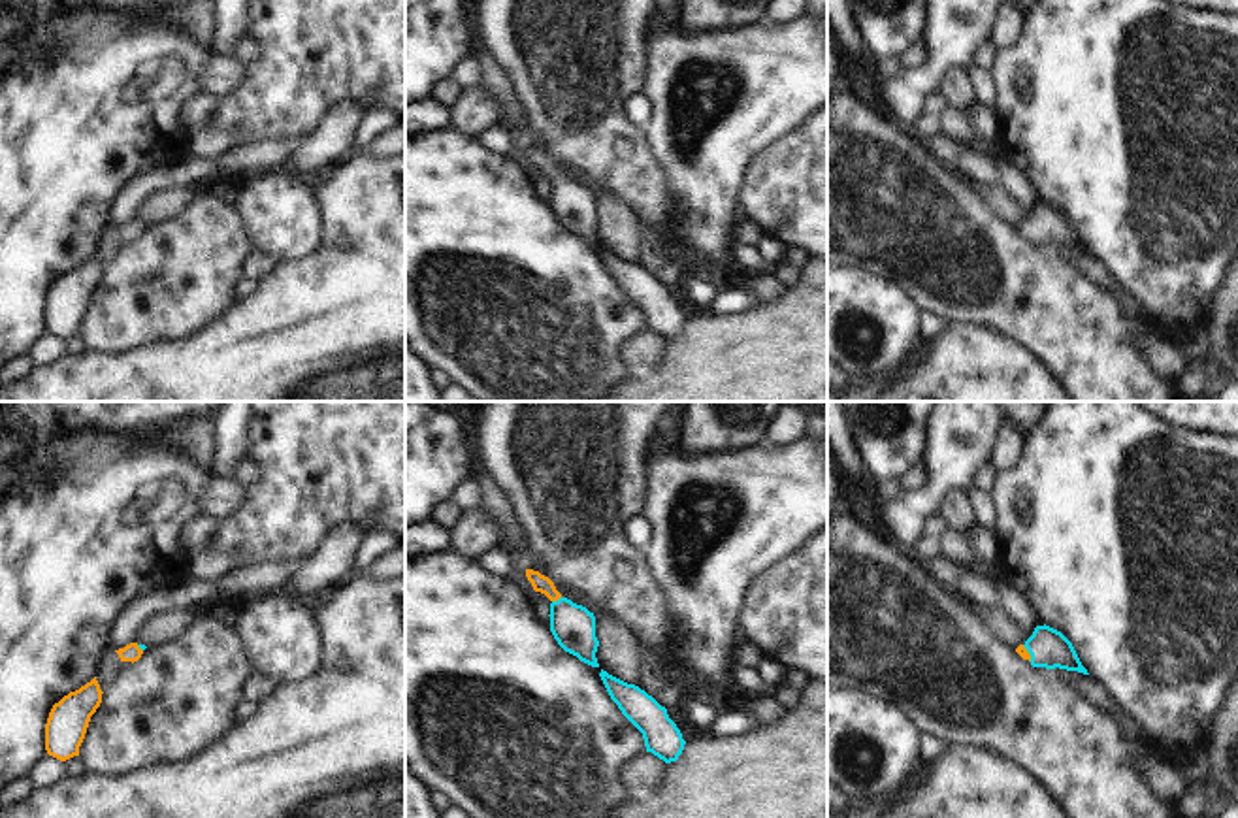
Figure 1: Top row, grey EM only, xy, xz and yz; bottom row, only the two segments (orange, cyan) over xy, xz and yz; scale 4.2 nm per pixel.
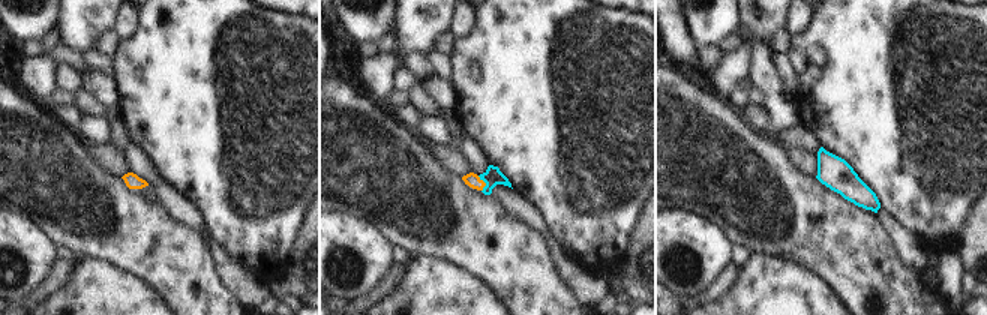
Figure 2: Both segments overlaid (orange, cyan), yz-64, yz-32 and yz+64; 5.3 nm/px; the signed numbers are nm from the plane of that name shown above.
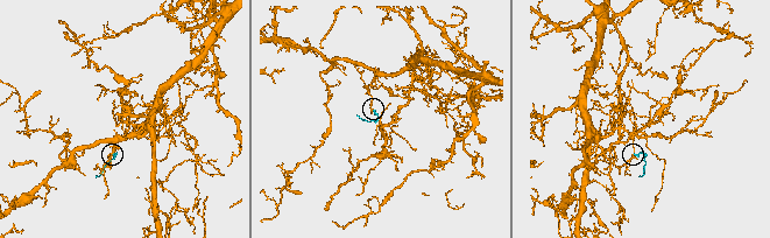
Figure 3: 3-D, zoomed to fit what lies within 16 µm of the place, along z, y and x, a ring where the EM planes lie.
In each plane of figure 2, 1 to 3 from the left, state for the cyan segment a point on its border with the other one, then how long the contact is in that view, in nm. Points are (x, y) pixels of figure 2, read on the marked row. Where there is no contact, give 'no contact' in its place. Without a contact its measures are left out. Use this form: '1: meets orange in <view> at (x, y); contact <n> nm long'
1: no contact
2: meets orange in yz-32 at (485, 183); contact 90 nm long
3: no contact

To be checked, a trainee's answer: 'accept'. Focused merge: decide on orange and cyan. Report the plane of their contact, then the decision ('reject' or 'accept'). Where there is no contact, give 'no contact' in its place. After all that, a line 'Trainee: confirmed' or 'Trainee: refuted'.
meets orange in xz; accept
Trainee: confirmed

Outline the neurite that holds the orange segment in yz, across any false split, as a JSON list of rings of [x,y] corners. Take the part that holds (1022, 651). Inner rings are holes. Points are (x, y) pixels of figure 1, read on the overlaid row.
[[[1036,626],[1033,635],[1016,648],[1033,667],[1067,669],[1089,675],[1082,665],[1072,643],[1050,626]]]

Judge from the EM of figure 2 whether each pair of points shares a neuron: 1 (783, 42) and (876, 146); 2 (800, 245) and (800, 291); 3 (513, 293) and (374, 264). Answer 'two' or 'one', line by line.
1: two
2: two
3: two

